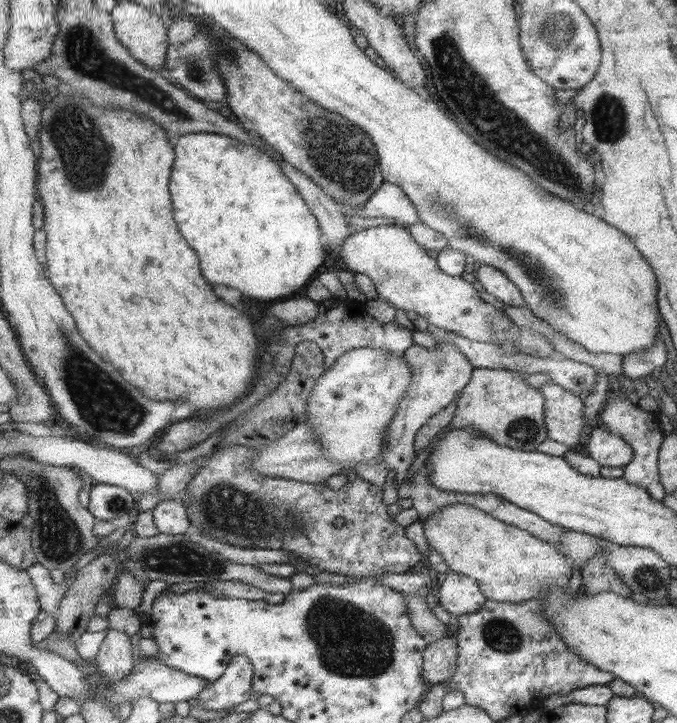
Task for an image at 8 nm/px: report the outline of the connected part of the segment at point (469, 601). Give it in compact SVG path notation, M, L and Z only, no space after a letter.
M447 571L436 590L439 605L452 619L463 614L477 613L487 601L475 579Z

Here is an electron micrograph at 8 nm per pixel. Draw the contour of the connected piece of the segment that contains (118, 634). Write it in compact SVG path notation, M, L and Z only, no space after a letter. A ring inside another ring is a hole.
M107 630L99 653L95 657L99 670L105 674L105 678L121 680L121 678L129 676L129 672L134 666L129 637L122 631Z

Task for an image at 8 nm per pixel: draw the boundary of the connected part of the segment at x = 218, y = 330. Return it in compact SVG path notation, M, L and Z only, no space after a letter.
M73 90L72 93L60 94L53 99L44 99L45 105L41 120L41 132L38 138L42 152L38 159L38 197L44 207L44 227L47 232L47 248L45 264L49 278L53 281L59 294L64 298L64 303L74 314L79 326L80 334L97 350L107 362L113 362L121 374L125 374L127 382L133 382L143 394L149 394L149 398L169 398L177 400L183 398L191 404L192 416L211 414L217 406L229 406L243 394L243 390L249 390L251 384L251 372L255 374L253 358L255 358L255 334L251 332L251 322L247 316L239 314L235 308L223 304L219 298L213 296L211 288L203 280L197 256L187 246L187 242L179 236L173 216L171 216L171 202L167 192L169 172L176 154L167 142L167 135L159 124L151 122L149 118L141 118L129 109L109 110L102 106L95 106L89 98Z

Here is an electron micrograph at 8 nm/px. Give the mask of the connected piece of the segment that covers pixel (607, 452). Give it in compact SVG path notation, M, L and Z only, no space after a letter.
M597 426L588 433L585 450L585 454L602 467L623 468L632 460L632 447L624 439Z

